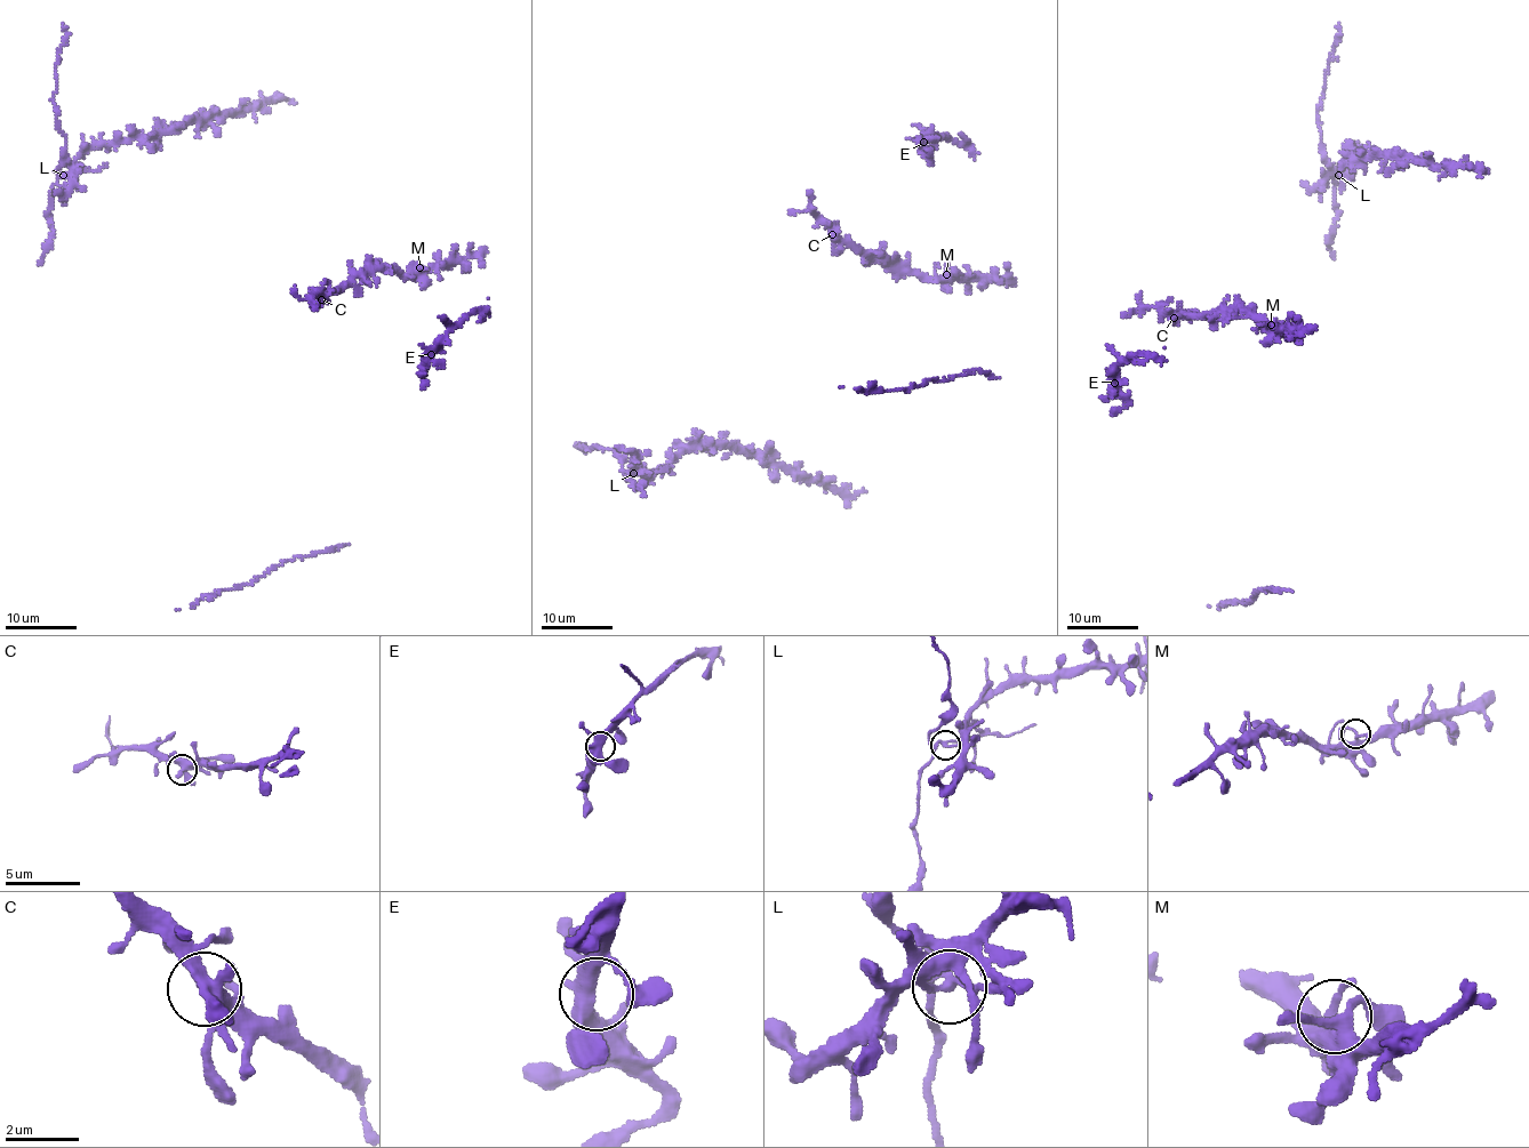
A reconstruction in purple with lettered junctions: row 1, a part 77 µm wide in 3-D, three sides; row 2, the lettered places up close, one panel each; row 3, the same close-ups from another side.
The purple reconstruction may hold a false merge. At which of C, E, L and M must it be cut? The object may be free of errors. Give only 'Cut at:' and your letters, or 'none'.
Cut at: L

